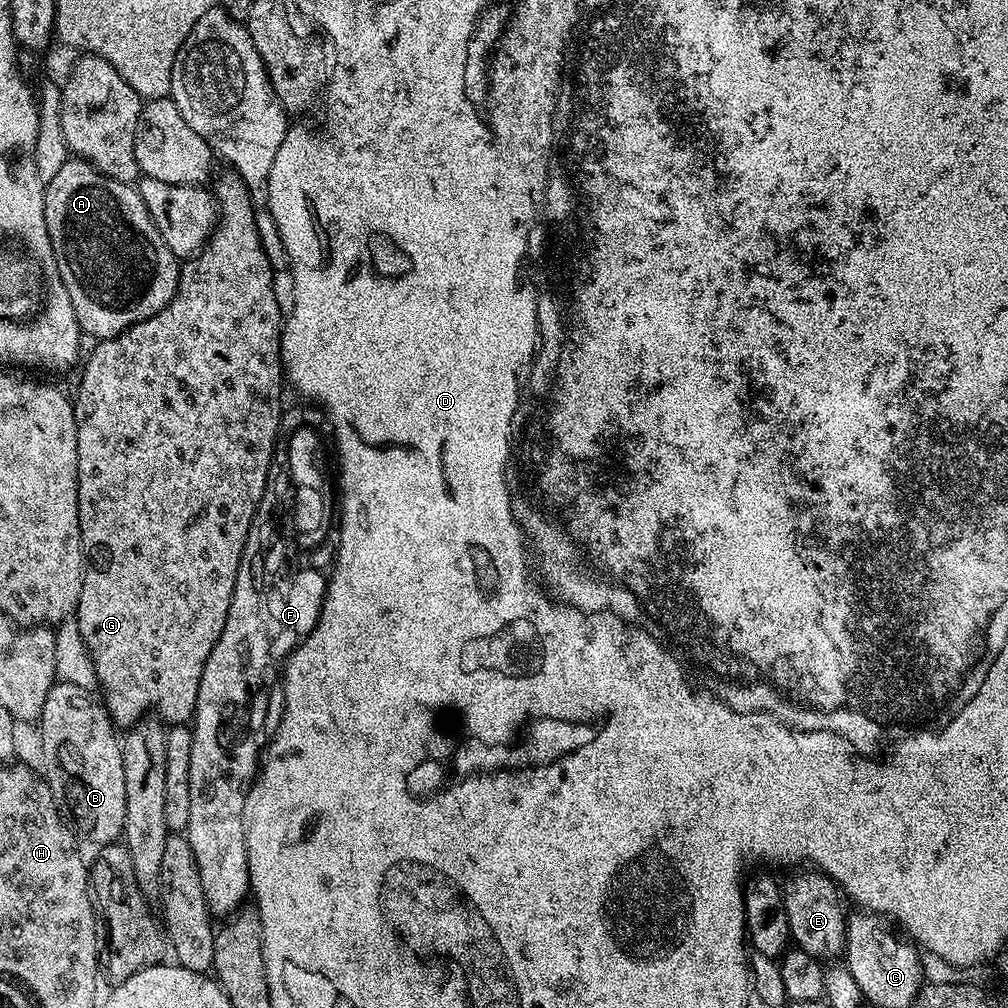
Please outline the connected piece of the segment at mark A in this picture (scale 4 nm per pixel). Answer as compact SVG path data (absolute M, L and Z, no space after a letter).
M69 158L58 174L55 174L54 178L45 183L44 217L46 218L46 230L50 238L50 246L54 246L54 258L58 262L58 274L66 286L66 294L70 294L70 302L74 306L74 314L78 318L81 333L85 337L96 336L92 338L95 338L97 341L112 340L118 334L122 334L132 324L149 320L151 316L161 312L174 298L176 287L180 281L181 261L170 250L170 246L166 246L166 242L162 242L162 234L158 234L158 226L154 226L154 222L142 202L139 191L133 185L123 184L114 178L103 176L96 167L92 164L87 164L85 160Z

